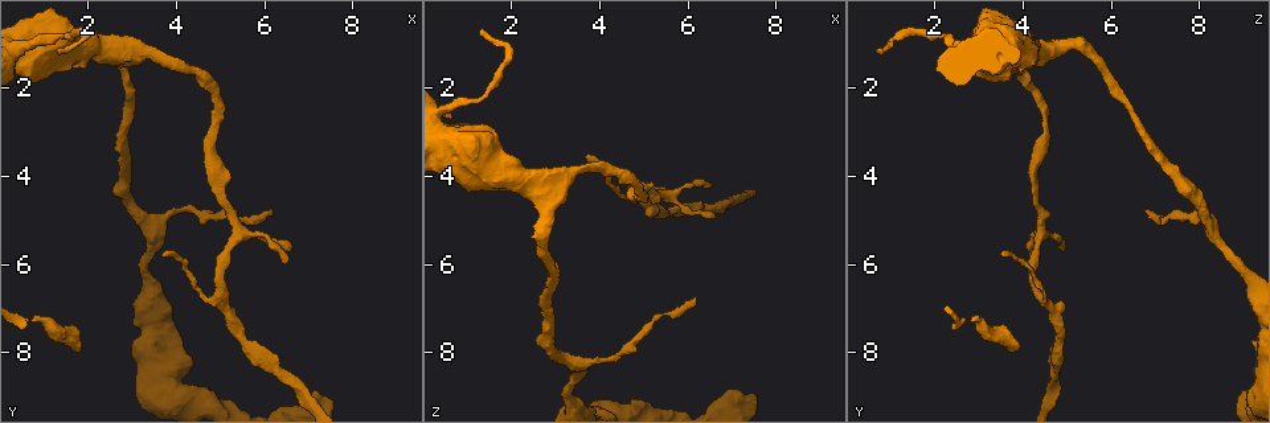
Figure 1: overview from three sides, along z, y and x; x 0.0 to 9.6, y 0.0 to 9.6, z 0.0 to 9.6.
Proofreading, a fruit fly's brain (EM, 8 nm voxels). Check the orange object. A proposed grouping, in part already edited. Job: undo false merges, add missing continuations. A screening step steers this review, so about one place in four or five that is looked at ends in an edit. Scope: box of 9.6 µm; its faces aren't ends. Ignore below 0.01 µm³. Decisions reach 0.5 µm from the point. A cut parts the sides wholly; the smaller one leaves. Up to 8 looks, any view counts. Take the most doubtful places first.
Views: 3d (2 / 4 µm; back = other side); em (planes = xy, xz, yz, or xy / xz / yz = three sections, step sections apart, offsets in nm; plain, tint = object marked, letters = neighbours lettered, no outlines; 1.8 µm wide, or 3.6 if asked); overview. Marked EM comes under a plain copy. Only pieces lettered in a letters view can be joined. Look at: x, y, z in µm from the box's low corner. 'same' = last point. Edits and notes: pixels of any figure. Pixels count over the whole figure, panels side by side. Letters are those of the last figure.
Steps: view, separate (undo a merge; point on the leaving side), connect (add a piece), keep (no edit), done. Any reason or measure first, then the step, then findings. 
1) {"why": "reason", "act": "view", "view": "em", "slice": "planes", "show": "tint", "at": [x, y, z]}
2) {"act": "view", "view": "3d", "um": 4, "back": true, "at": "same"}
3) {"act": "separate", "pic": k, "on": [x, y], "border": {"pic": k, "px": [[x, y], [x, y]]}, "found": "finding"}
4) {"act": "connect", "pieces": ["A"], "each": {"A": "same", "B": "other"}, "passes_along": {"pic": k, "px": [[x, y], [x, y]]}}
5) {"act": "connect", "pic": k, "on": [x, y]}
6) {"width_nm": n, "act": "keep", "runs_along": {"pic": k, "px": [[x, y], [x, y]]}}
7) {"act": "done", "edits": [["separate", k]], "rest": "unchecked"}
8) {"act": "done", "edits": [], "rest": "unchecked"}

{"why": "long arm stops here", "act": "view", "view": "em", "slice": "xy", "step": 4, "show": "letters", "at": [0.80, 7.20, 2.90]}

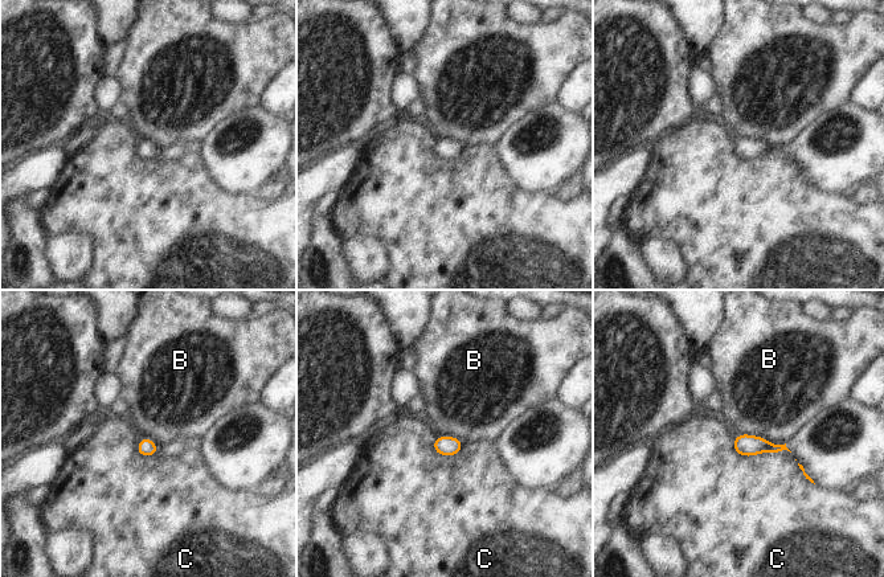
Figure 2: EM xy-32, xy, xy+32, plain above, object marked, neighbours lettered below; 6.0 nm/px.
{"why": "cut it another way", "act": "view", "view": "em", "slice": "planes", "show": "letters", "at": "same"}

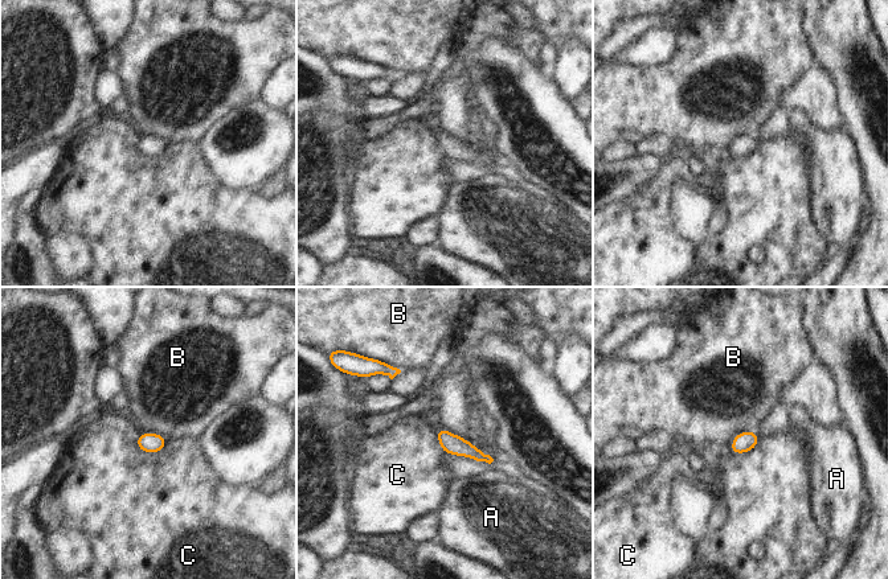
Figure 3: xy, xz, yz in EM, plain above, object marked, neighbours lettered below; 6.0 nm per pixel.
{"act": "keep", "each": {"A": "other", "B": "other", "C": "other"}, "border": {"pic": 3, "px": [[473, 444], [494, 459]]}, "found": "no lettered piece goes on from it"}

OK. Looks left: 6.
{"why": "four arms meet", "act": "view", "view": "3d", "um": 4, "at": [5.30, 5.05, 4.40]}

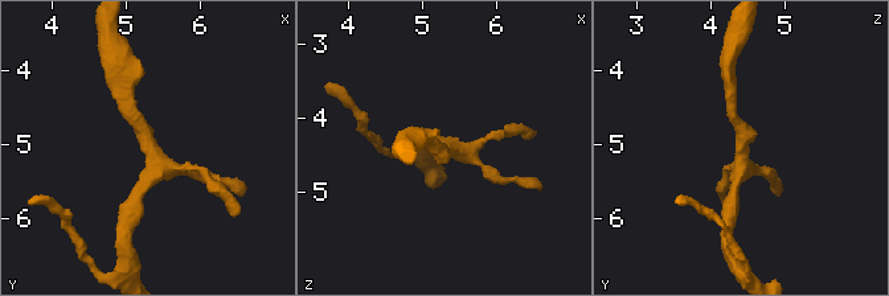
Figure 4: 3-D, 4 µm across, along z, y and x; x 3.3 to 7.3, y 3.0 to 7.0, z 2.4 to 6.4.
{"arms": 4, "why": "shape alone is not enough", "act": "view", "view": "em", "um": 3.6, "slice": "planes", "show": "letters", "at": [5.40, 5.15, 4.45]}

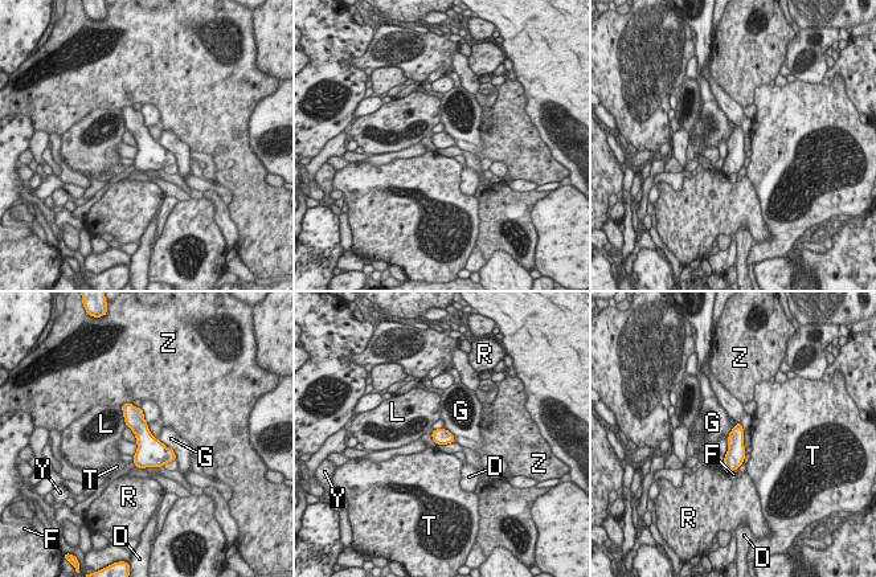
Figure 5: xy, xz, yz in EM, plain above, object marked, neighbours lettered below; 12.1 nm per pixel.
{"longest_contact_nm": ["G", 340], "act": "keep", "each": {"D": "other", "F": "other", "G": "other", "L": "other", "R": "other", "T": "other", "Y": "other", "Z": "other"}, "border": {"pic": 5, "px": [[158, 440], [174, 451], [176, 459]]}, "found": "all the same cell"}

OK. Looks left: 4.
{"why": "tapers out", "act": "view", "view": "em", "slice": "xy", "step": 4, "show": "tint", "at": [3.70, 5.80, 3.60]}

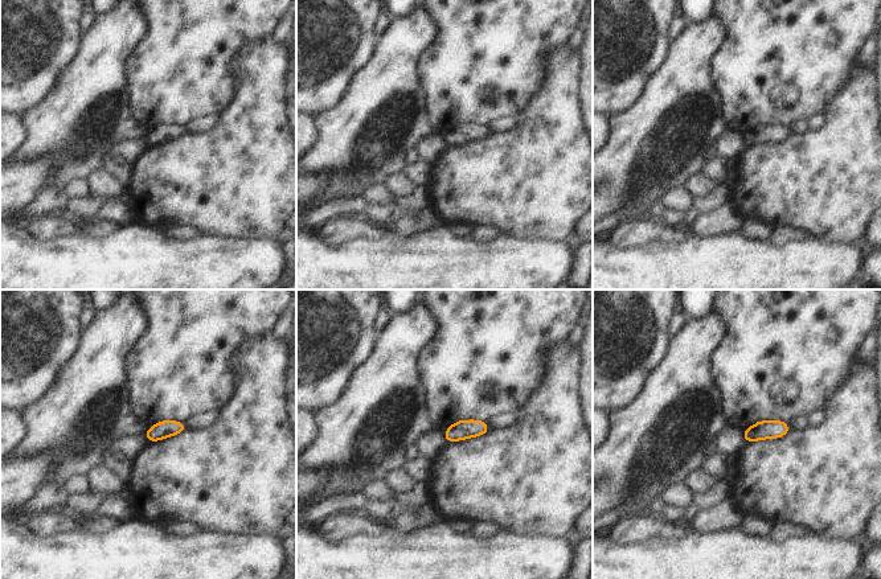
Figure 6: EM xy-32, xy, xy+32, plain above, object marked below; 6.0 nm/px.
{"act": "view", "view": "em", "slice": "planes", "show": "letters", "at": "same"}

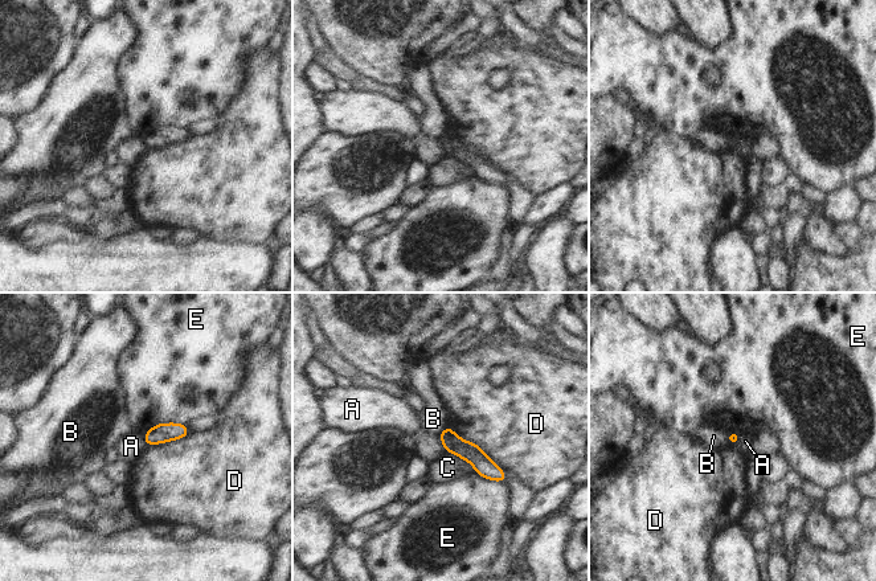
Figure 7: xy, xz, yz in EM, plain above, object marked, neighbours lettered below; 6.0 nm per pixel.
{"act": "keep", "each": {"A": "other", "B": "other", "C": "other", "D": "other", "E": "other"}, "border": {"pic": 7, "px": [[437, 436], [446, 451]]}, "found": "no lettered piece goes on from it"}

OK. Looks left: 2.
{"act": "done", "edits": [], "rest": "unchecked"}

